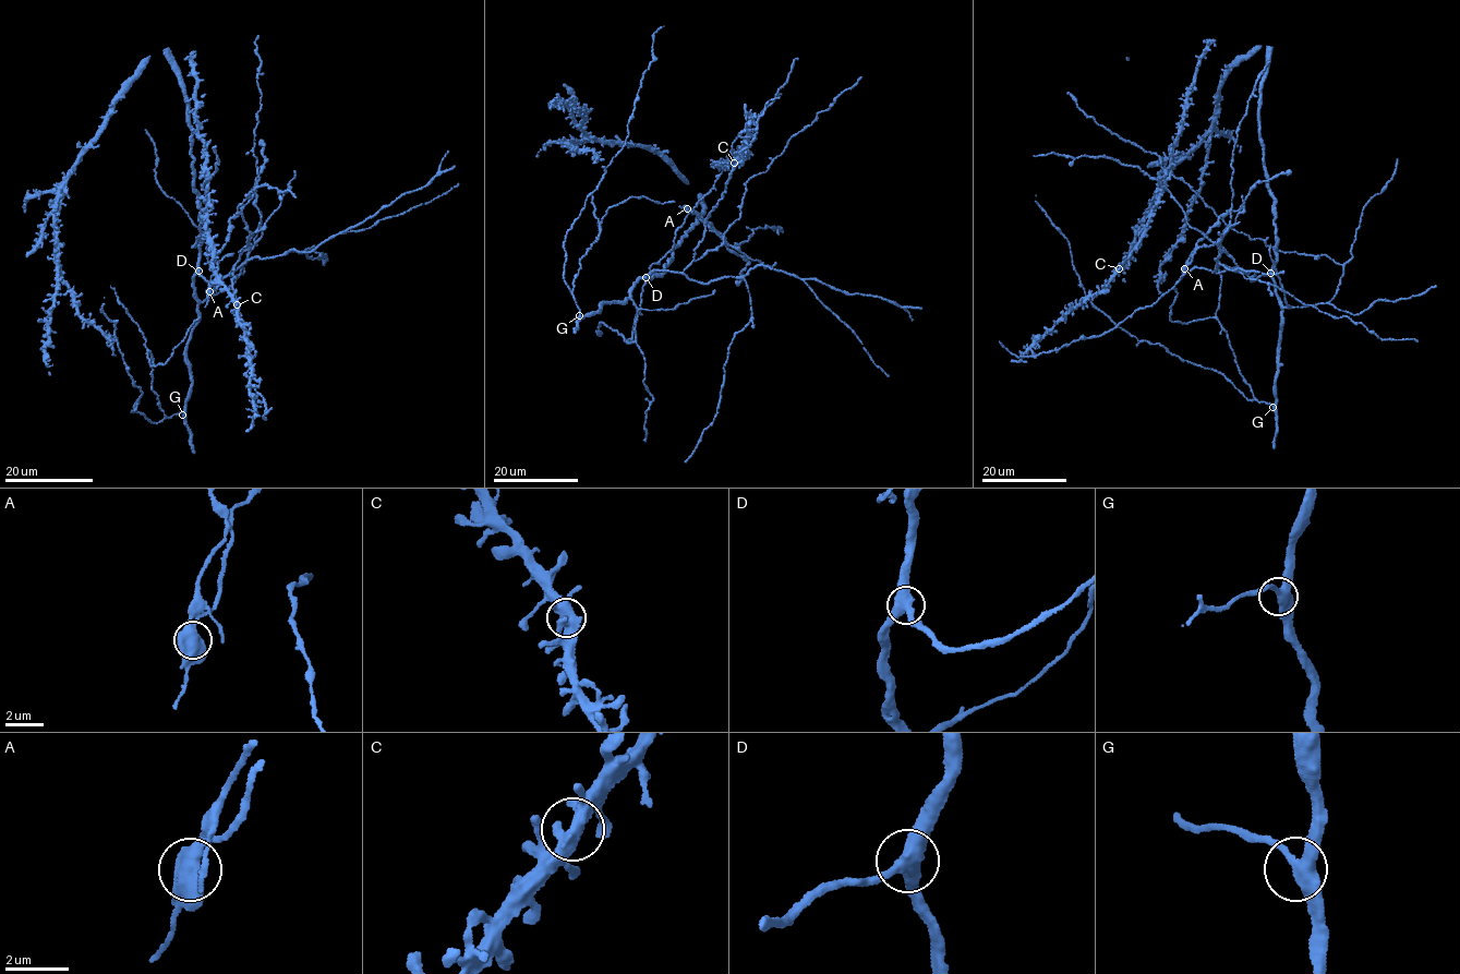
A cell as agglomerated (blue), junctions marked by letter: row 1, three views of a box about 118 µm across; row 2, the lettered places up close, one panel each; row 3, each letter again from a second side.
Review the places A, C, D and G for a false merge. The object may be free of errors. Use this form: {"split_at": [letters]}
{"split_at": ["A"]}

